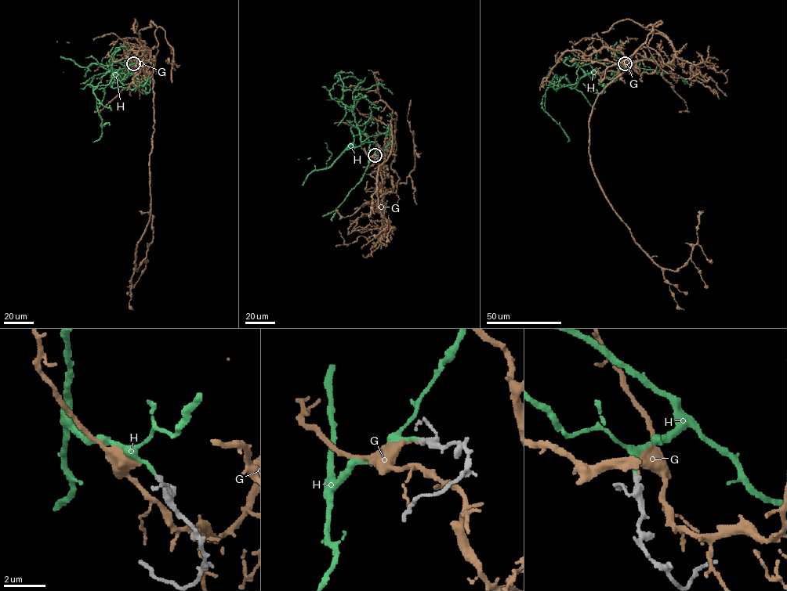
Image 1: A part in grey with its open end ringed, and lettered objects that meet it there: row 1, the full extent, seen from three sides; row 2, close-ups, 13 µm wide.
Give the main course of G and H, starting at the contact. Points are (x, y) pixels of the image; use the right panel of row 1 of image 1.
G: (625, 63), (672, 59), (646, 27), (661, 21), (592, 107), (605, 197), (673, 271), (703, 211)
H: (625, 63), (603, 46), (596, 59), (618, 67), (611, 78), (547, 88), (544, 110), (567, 142)

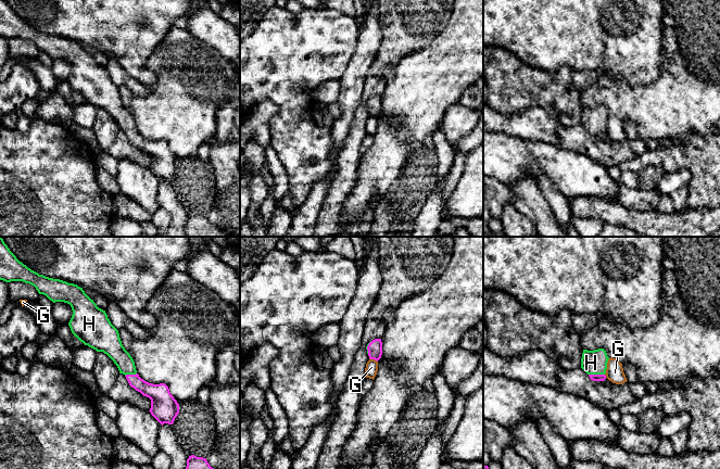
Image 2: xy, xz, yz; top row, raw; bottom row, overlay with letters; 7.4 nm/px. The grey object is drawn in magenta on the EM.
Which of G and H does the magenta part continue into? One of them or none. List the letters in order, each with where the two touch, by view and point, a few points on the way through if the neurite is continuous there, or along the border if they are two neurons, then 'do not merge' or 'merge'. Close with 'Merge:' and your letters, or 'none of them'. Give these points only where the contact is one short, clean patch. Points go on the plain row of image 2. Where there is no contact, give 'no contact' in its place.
G: meets magenta in xz at (374, 115); border along xz (369, 114), (377, 118); do not merge
H: meets magenta in yz at (596, 131); runs through yz (593, 134), (596, 131), (594, 118); merge
Merge: H

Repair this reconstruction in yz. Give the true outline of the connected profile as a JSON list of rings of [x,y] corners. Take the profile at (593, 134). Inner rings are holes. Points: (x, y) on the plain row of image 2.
[[[604,105],[594,107],[583,106],[581,125],[593,138],[604,138],[609,114]]]

